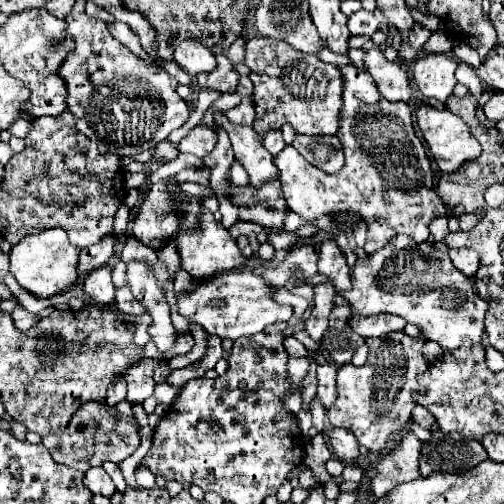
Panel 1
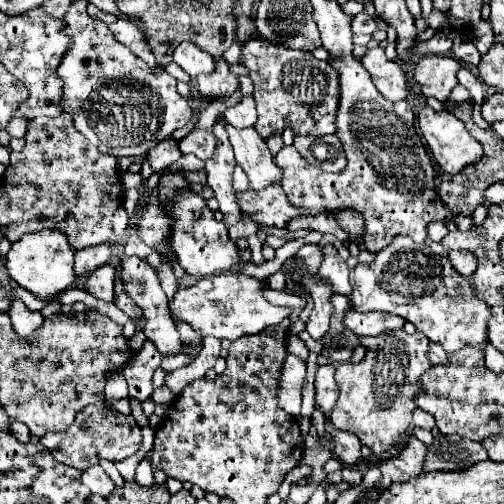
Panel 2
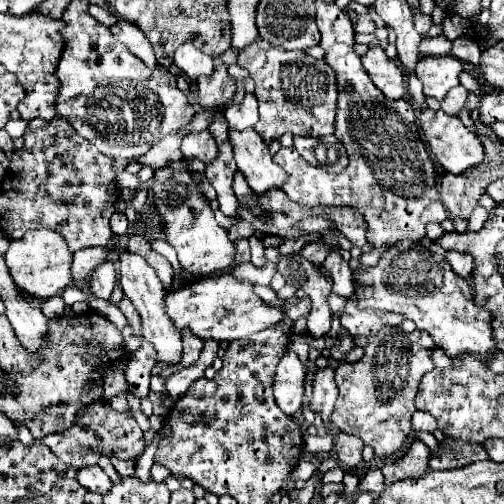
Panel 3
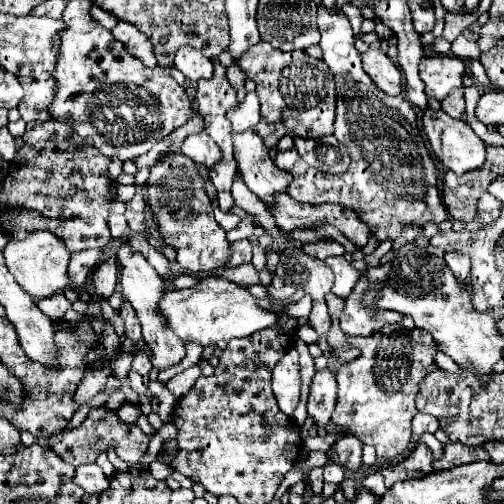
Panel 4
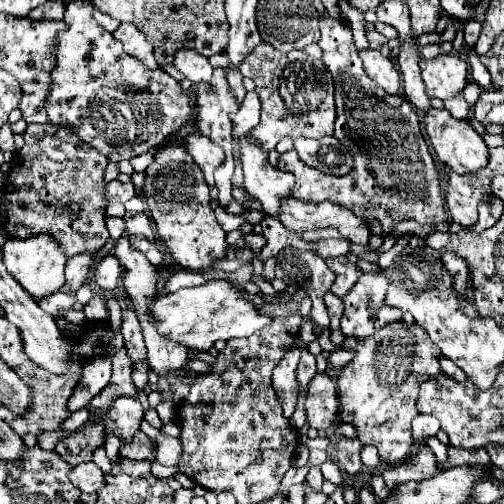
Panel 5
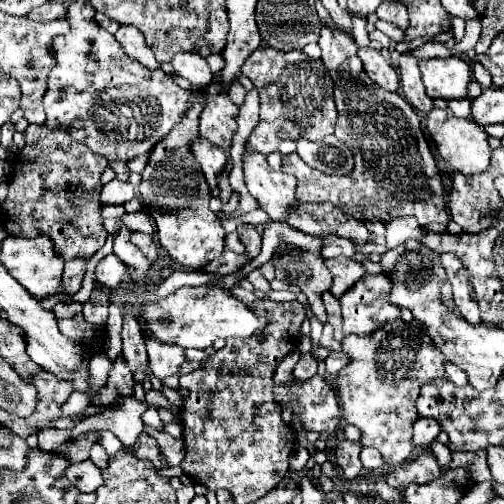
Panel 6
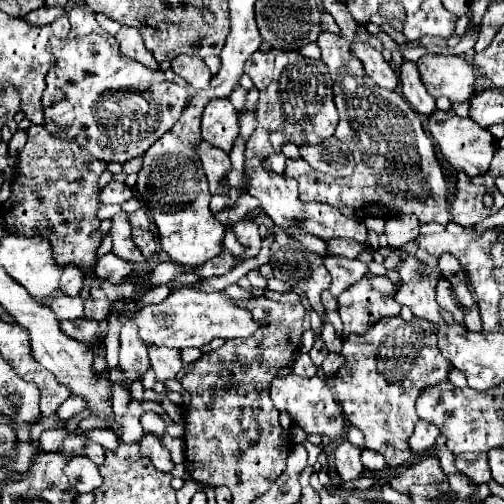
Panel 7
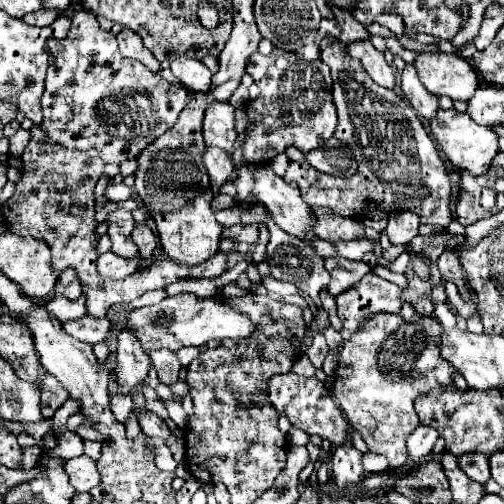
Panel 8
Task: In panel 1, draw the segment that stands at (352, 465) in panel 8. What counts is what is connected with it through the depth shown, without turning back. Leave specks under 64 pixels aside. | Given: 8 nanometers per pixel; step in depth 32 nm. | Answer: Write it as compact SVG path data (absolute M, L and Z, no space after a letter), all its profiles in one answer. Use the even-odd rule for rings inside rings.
M334 428L328 434L330 440L330 448L332 452L342 460L342 462L352 462L358 458L358 440L352 436L352 432L348 432L346 428Z

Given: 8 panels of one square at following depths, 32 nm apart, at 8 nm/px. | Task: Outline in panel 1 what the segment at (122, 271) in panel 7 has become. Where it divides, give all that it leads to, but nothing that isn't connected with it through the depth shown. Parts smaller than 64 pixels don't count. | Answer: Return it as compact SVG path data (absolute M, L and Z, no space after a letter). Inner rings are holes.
M102 266L92 270L82 284L84 294L88 294L92 300L100 302L100 304L112 304L114 302L114 284L110 280L112 268L110 266Z

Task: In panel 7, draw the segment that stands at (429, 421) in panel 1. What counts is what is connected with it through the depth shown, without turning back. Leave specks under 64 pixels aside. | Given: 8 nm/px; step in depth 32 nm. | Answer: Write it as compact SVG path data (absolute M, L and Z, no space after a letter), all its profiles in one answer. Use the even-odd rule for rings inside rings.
M420 420L414 428L414 434L410 438L410 448L414 454L424 454L426 450L432 448L432 444L436 442L440 430L436 428L436 424L428 424L426 420Z

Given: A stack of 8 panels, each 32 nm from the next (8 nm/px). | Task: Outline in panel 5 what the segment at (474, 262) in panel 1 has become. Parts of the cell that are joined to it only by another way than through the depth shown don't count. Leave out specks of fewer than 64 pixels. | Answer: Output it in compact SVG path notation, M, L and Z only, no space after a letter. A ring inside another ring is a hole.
M446 252L442 256L442 262L444 262L444 268L452 274L454 284L458 286L458 290L466 290L468 288L468 272L470 272L466 258L460 258L452 252Z

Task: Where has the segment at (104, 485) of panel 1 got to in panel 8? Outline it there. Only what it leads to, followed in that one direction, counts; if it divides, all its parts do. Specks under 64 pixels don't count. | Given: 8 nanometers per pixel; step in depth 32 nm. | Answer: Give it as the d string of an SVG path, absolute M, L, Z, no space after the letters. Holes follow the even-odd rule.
M86 454L68 460L64 466L64 472L68 474L70 484L78 492L90 492L96 484L100 484L100 472L96 468L96 462Z

